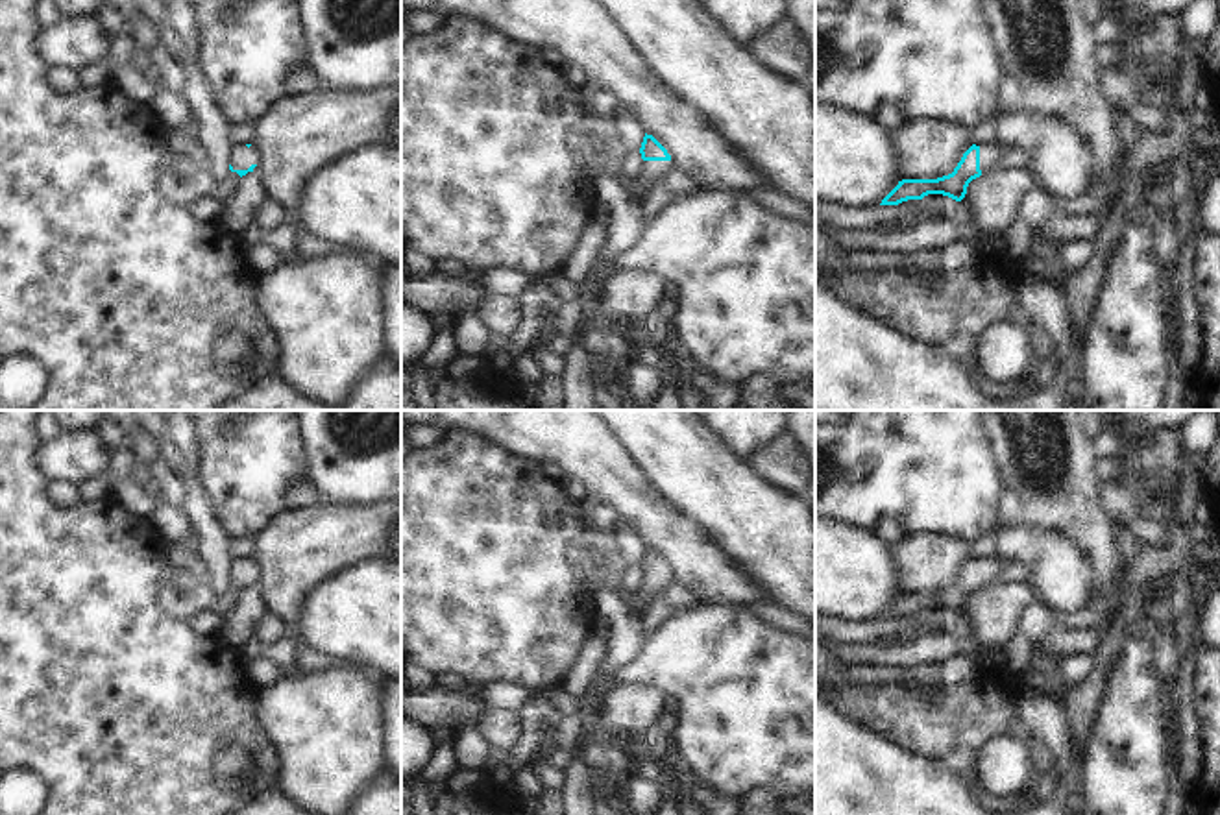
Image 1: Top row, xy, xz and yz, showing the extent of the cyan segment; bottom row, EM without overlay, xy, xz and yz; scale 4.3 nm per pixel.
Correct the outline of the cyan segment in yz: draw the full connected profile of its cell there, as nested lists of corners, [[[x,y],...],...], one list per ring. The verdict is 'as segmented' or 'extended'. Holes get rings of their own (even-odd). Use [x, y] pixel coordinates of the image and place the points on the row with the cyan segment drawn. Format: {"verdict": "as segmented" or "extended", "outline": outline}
{"verdict": "extended", "outline": [[[972,144],[958,163],[952,174],[937,179],[902,179],[898,185],[882,200],[880,205],[898,205],[908,200],[922,200],[928,194],[943,194],[956,201],[961,201],[967,194],[967,187],[972,179],[991,170],[1002,150],[998,144]]]}

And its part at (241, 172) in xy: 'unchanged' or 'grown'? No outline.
grown

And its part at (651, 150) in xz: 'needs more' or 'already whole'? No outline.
needs more

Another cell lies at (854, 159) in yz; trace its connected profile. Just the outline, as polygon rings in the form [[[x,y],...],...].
[[[815,105],[815,200],[880,205],[900,181],[889,131],[871,116]]]

